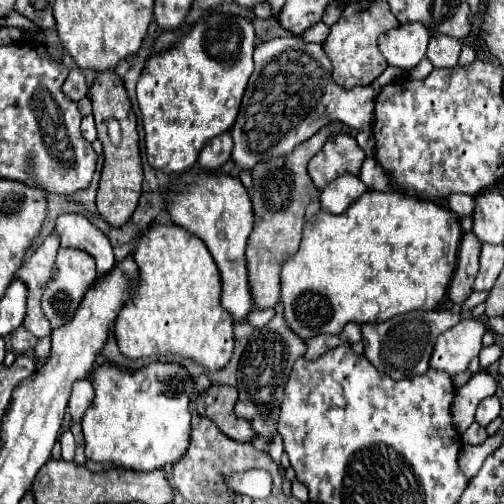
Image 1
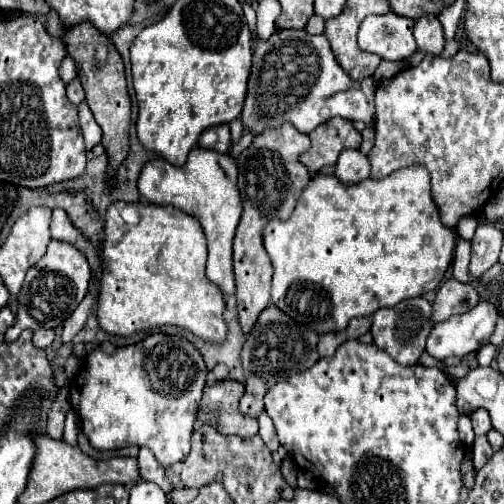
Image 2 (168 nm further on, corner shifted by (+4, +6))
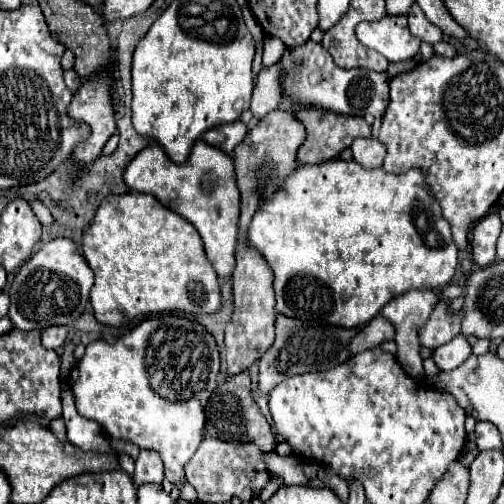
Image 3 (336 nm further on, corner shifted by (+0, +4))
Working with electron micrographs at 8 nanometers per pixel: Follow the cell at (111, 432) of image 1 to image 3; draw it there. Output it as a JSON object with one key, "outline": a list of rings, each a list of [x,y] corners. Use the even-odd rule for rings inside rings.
{"outline":[[[181,312],[153,316],[141,322],[123,338],[119,338],[115,344],[107,344],[103,340],[89,344],[83,360],[77,362],[69,374],[69,384],[79,414],[97,420],[109,438],[129,440],[139,448],[151,448],[161,452],[165,474],[173,484],[185,482],[185,464],[191,460],[197,446],[201,444],[205,426],[205,406],[209,402],[211,392],[215,390],[219,374],[219,352],[215,340],[201,324],[183,316],[185,314]],[[189,364],[191,376],[185,376]]]}

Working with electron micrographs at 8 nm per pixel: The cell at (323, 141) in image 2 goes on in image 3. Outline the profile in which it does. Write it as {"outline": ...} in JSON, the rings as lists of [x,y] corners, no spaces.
{"outline":[[[307,110],[307,112],[299,112],[297,118],[307,130],[307,140],[297,152],[297,160],[301,166],[335,160],[345,148],[351,146],[351,142],[355,138],[359,138],[359,136],[369,138],[371,136],[371,126],[363,118],[357,118],[357,116],[341,116],[341,114],[333,114],[333,112],[325,112],[325,110],[319,110],[319,112]]]}

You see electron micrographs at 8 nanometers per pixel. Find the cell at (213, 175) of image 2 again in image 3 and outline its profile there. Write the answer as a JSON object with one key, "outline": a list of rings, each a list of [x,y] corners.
{"outline":[[[197,140],[191,156],[183,164],[175,164],[163,152],[161,146],[153,144],[141,150],[125,170],[125,184],[143,194],[153,194],[161,204],[175,210],[179,216],[189,220],[201,234],[205,254],[219,278],[231,278],[235,268],[235,246],[237,246],[237,224],[239,224],[239,190],[235,184],[235,168],[229,154],[219,148],[211,148],[203,140]]]}

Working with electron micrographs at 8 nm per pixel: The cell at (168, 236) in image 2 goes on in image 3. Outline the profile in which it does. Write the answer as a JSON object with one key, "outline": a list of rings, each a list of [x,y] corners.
{"outline":[[[129,192],[129,194],[121,194],[121,196],[109,196],[103,200],[103,204],[99,206],[95,218],[93,218],[93,224],[89,226],[89,230],[85,232],[83,236],[83,256],[85,260],[89,262],[91,270],[95,272],[95,284],[91,288],[91,304],[93,304],[93,312],[95,312],[95,318],[101,322],[101,324],[107,324],[107,326],[123,326],[123,324],[131,324],[135,322],[137,318],[143,318],[143,316],[151,316],[151,314],[159,314],[159,312],[185,312],[185,314],[215,314],[219,312],[221,308],[221,290],[219,290],[219,280],[217,280],[217,274],[213,272],[211,264],[207,262],[205,258],[205,250],[203,250],[203,242],[201,242],[201,236],[199,232],[195,230],[195,226],[191,222],[187,222],[183,216],[171,212],[171,208],[159,204],[159,200],[155,200],[155,196],[151,194],[139,194],[139,192]]]}

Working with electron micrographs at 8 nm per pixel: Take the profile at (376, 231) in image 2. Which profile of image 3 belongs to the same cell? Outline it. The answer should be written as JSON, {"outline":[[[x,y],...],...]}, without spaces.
{"outline":[[[329,160],[323,164],[315,166],[299,166],[285,182],[285,188],[273,194],[253,216],[253,222],[249,224],[249,242],[261,252],[261,256],[271,264],[275,272],[275,296],[277,296],[277,312],[297,318],[297,320],[307,320],[307,322],[323,322],[323,324],[335,324],[343,328],[357,328],[367,322],[371,322],[381,308],[391,302],[395,296],[401,296],[409,292],[411,288],[415,290],[441,290],[445,288],[457,270],[457,248],[451,238],[449,224],[443,220],[439,206],[435,202],[435,196],[431,196],[431,188],[425,184],[425,176],[417,170],[411,168],[411,172],[405,174],[389,174],[383,168],[379,170],[365,170],[361,168],[355,160],[343,162],[343,160]]]}

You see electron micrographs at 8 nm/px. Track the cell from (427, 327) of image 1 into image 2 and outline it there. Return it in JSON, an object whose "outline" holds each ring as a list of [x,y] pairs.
{"outline":[[[411,298],[403,300],[391,308],[379,308],[373,314],[373,328],[371,334],[375,338],[375,344],[385,350],[395,362],[403,366],[415,366],[419,364],[419,356],[425,352],[425,340],[431,332],[431,304],[425,298]]]}

